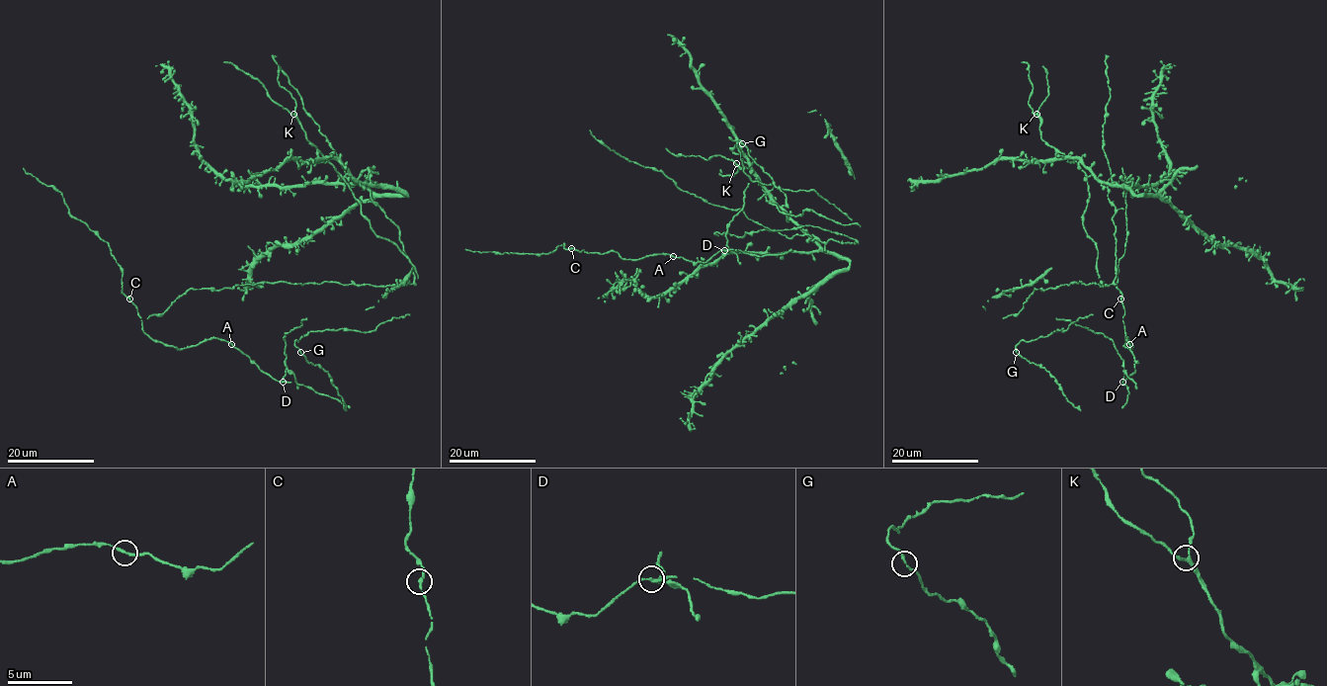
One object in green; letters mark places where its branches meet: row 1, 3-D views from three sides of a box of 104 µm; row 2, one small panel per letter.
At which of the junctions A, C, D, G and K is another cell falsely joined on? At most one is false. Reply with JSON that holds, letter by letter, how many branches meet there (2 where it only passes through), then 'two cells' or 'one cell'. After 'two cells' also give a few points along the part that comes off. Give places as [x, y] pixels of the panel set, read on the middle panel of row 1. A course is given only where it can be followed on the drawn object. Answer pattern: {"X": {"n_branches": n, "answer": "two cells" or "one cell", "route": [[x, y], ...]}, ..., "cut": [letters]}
{"A": {"n_branches": 2, "answer": "one cell"}, "C": {"n_branches": 2, "answer": "one cell"}, "D": {"n_branches": 3, "answer": "two cells", "route": [[724, 250], [728, 251], [727, 224], [742, 207], [745, 189], [749, 183]]}, "G": {"n_branches": 2, "answer": "one cell"}, "K": {"n_branches": 3, "answer": "one cell"}, "cut": ["D"]}

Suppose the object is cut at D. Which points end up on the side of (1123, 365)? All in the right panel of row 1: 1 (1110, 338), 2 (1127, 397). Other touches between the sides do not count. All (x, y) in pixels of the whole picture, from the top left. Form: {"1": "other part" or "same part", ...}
{"1": "same part", "2": "other part"}

